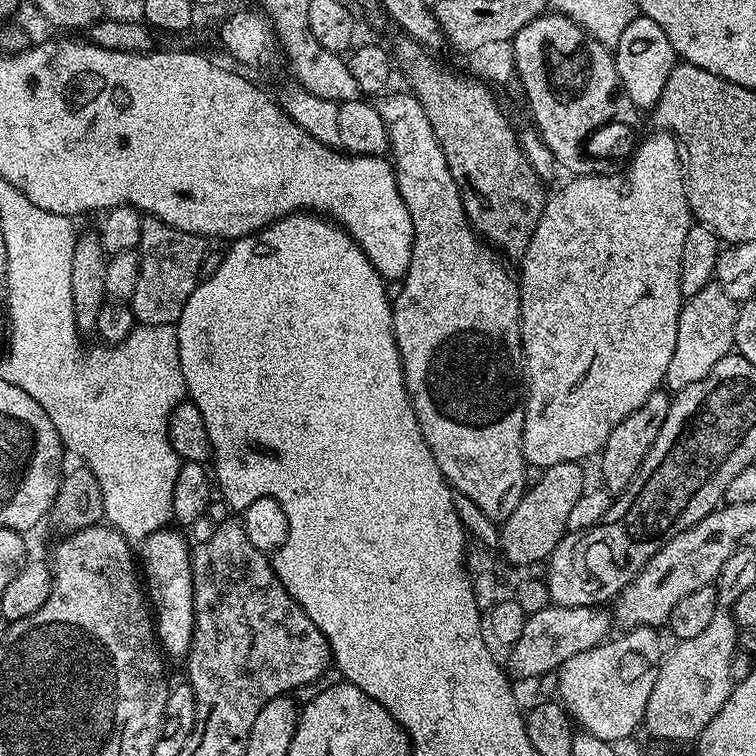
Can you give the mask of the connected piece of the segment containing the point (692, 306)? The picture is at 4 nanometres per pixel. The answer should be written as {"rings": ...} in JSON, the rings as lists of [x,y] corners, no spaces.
{"rings":[[[710,282],[698,294],[683,301],[678,318],[678,338],[674,342],[674,354],[670,366],[666,366],[664,384],[669,393],[686,390],[693,382],[699,382],[733,351],[736,343],[736,314],[738,301],[730,298],[726,290],[715,282]]]}

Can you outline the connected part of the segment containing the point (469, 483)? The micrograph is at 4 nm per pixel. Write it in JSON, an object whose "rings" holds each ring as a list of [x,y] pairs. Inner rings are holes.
{"rings":[[[411,91],[396,92],[393,96],[385,95],[379,101],[378,109],[382,122],[385,123],[390,149],[390,163],[396,169],[398,194],[402,194],[402,202],[406,202],[406,210],[410,210],[412,223],[412,257],[410,266],[402,277],[399,285],[400,293],[395,293],[392,300],[392,329],[396,345],[400,351],[400,361],[404,371],[404,381],[408,397],[412,403],[414,414],[418,418],[418,426],[442,470],[455,491],[462,493],[486,518],[502,522],[514,514],[514,506],[523,498],[526,491],[524,469],[526,461],[522,450],[522,430],[524,429],[524,397],[526,395],[526,369],[524,366],[524,347],[520,344],[520,286],[515,275],[504,269],[505,261],[478,235],[468,220],[466,210],[462,206],[462,198],[458,186],[454,182],[454,174],[450,174],[450,166],[446,166],[446,154],[442,154],[442,146],[438,146],[438,138],[434,138],[434,130],[430,126],[430,118],[426,118],[426,110],[422,110],[422,102],[412,95]]]}

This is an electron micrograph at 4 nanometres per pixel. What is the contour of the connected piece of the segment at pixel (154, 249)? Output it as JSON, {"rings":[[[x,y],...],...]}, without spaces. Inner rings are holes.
{"rings":[[[145,215],[142,219],[140,235],[140,273],[138,287],[134,289],[130,307],[140,324],[175,325],[182,318],[182,310],[186,310],[186,302],[190,302],[190,294],[194,294],[200,283],[199,270],[206,251],[205,237],[195,236],[186,230],[178,230],[156,216]]]}

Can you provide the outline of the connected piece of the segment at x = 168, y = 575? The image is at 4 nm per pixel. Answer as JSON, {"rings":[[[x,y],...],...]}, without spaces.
{"rings":[[[161,530],[150,534],[138,548],[138,564],[142,569],[143,579],[146,581],[146,595],[154,613],[156,625],[156,639],[162,645],[165,657],[183,661],[188,654],[190,637],[194,634],[194,598],[190,595],[190,544],[180,540],[180,536],[173,530]]]}

